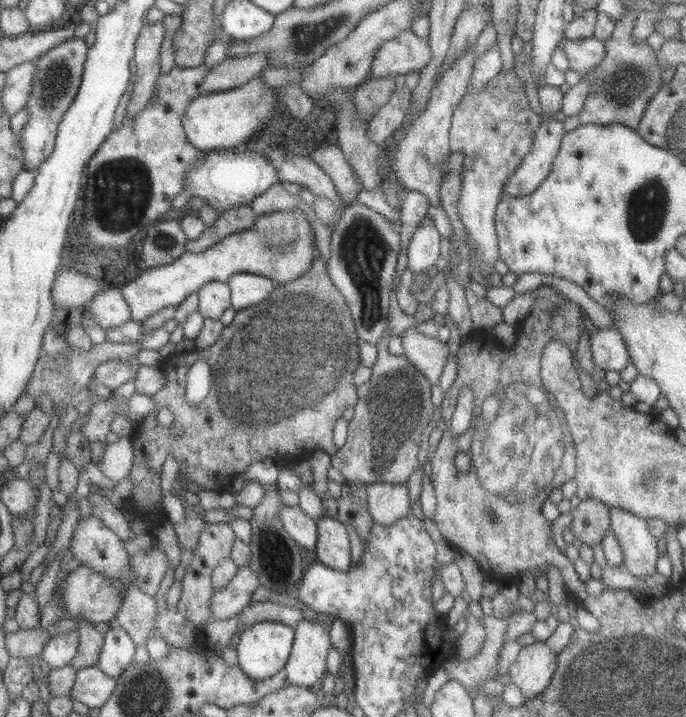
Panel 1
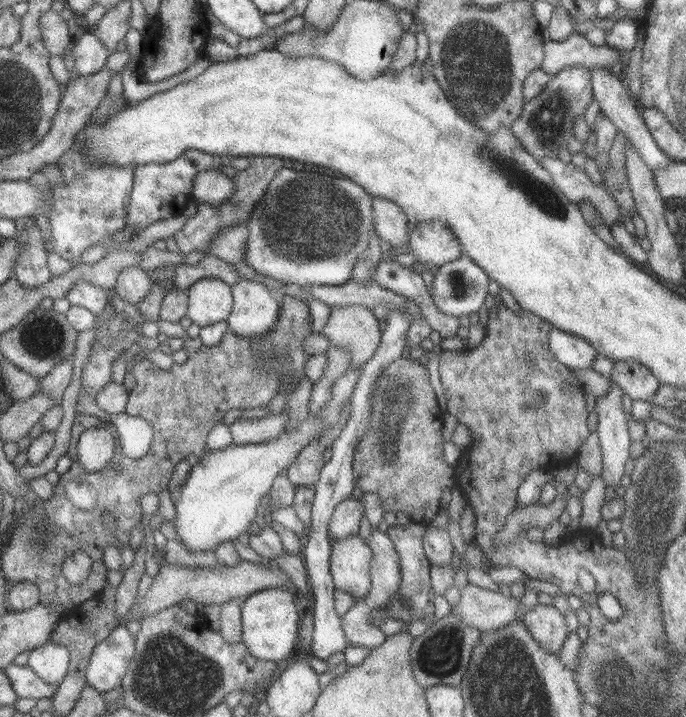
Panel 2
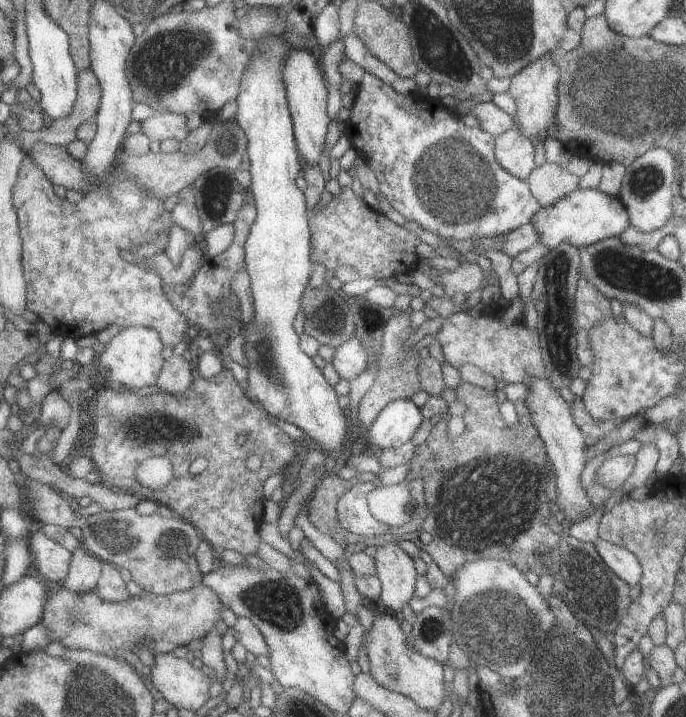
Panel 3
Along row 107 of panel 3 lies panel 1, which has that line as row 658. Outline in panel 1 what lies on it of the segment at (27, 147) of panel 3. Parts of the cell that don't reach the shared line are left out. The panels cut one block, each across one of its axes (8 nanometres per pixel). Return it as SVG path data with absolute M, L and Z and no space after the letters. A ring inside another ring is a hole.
M78 616L80 621L81 647L78 656L73 660L70 669L82 670L86 667L98 667L102 656L107 630L88 622L88 620Z

